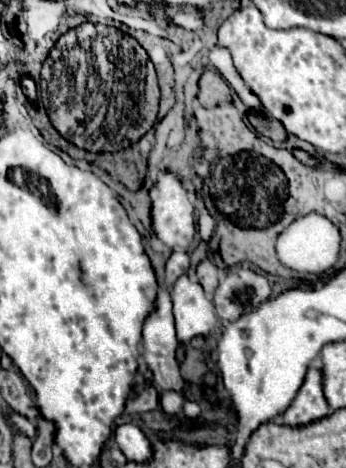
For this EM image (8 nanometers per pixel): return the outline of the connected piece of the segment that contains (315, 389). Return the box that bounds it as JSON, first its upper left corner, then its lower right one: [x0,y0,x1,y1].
[283,368,329,426]

